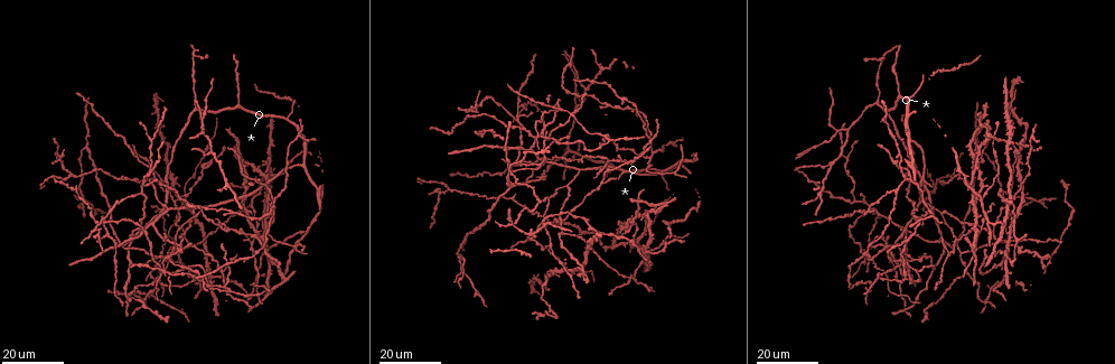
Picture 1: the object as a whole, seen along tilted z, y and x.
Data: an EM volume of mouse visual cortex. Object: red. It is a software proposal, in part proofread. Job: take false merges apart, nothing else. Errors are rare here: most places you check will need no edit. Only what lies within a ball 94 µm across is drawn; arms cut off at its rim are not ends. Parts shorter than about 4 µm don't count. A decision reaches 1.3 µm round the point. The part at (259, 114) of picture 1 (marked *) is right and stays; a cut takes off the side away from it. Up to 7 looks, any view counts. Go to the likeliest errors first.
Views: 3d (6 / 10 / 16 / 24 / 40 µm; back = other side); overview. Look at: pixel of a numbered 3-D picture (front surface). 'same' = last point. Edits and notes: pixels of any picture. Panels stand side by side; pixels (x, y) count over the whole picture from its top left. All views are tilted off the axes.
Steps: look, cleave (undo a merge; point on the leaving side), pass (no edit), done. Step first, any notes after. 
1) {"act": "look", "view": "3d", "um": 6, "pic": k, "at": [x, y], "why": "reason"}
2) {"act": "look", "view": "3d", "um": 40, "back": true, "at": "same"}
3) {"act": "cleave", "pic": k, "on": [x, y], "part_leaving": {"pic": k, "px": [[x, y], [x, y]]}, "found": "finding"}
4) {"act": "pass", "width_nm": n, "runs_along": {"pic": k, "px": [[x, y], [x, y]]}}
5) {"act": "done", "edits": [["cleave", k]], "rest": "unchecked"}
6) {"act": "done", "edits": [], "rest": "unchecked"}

{"act": "look", "view": "3d", "um": 24, "pic": 1, "at": [252, 242], "why": "three-way junction"}

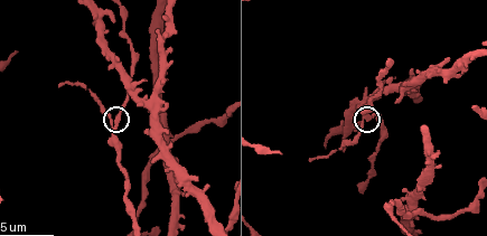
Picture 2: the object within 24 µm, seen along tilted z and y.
{"act": "look", "view": "3d", "um": 6, "pic": 2, "at": [361, 121]}

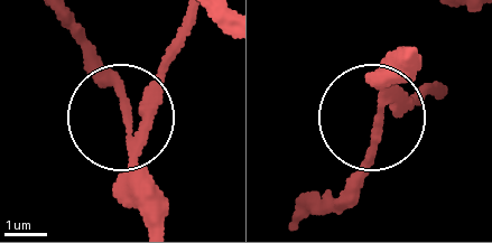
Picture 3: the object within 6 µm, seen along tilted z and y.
{"act": "look", "view": "3d", "um": 6, "back": true, "pic": 3, "at": [379, 125]}

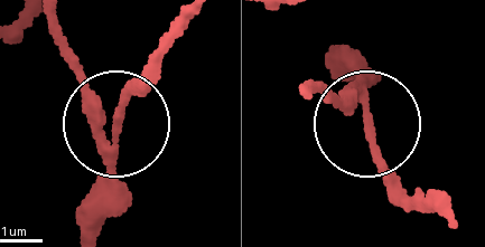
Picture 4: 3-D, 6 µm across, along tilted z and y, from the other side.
{"act": "pass", "arms": 3, "runs_along": {"pic": 4, "px": [[308, 97], [337, 96], [358, 110], [400, 203]]}, "found": "one cell here"}

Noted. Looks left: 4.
{"act": "look", "view": "3d", "um": 24, "pic": 1, "at": [873, 260], "why": "three arms meet"}

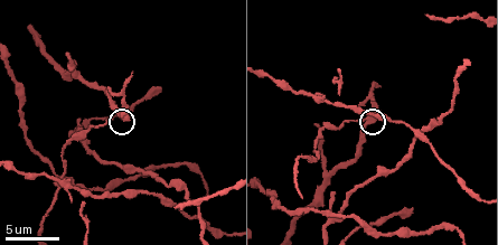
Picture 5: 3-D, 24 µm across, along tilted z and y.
{"act": "look", "view": "3d", "um": 6, "pic": 5, "at": [369, 119]}

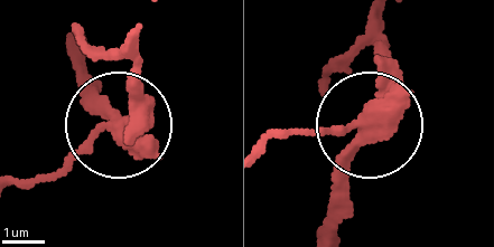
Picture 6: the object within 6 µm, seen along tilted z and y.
{"act": "cleave", "pic": 6, "on": [70, 158], "arms": 3, "found": "a second cell is stuck on"}

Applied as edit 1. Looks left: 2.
{"act": "look", "view": "3d", "um": 24, "pic": 1, "at": [893, 190]}

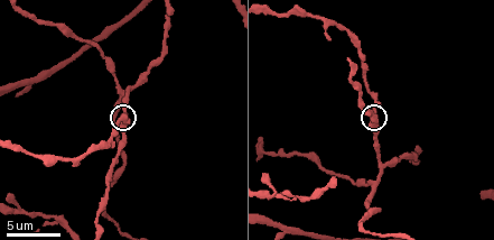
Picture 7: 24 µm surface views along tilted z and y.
{"act": "look", "view": "3d", "um": 10, "at": "same"}

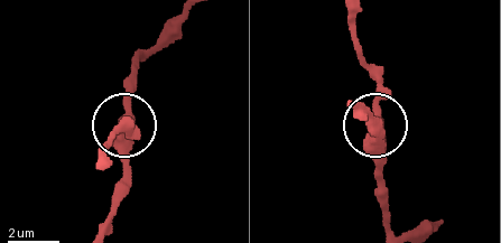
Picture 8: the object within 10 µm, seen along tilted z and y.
{"act": "pass", "width_nm": 430, "runs_along": {"pic": 8, "px": [[137, 54], [126, 192]]}, "found": "all the same cell"}

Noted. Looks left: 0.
{"act": "done", "edits": [["cleave", 6]], "rest": "unchecked"}

